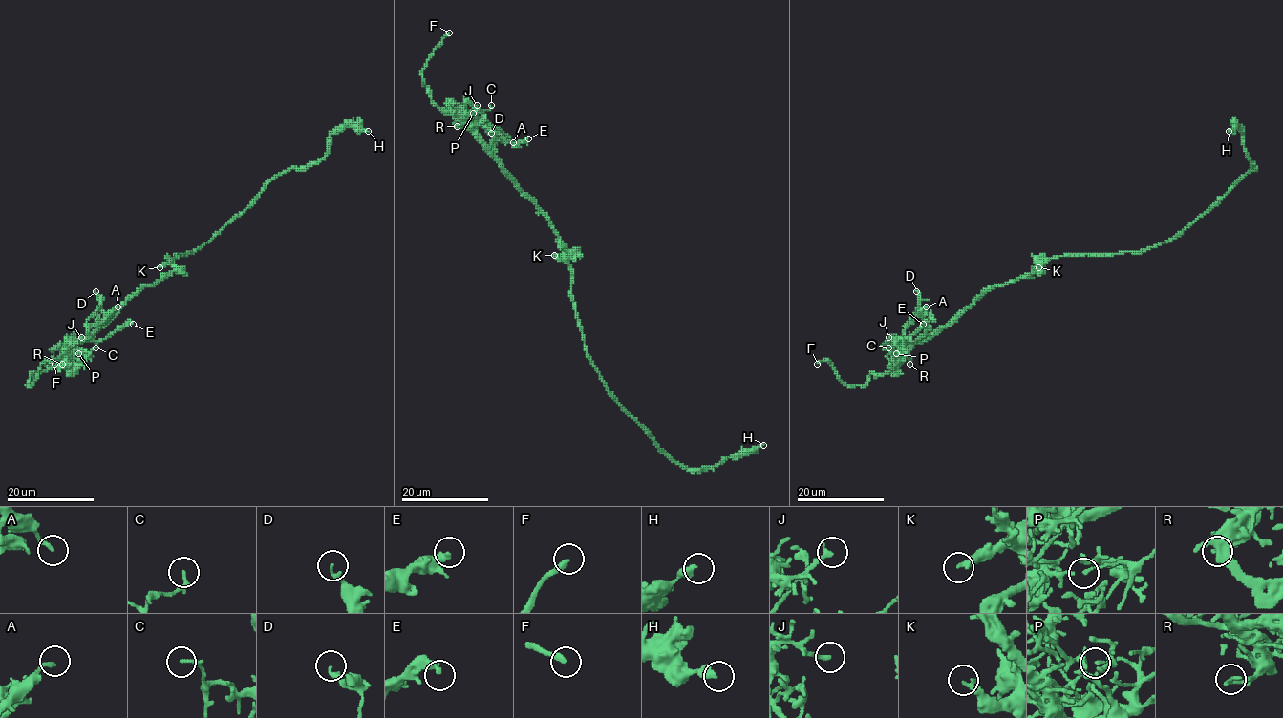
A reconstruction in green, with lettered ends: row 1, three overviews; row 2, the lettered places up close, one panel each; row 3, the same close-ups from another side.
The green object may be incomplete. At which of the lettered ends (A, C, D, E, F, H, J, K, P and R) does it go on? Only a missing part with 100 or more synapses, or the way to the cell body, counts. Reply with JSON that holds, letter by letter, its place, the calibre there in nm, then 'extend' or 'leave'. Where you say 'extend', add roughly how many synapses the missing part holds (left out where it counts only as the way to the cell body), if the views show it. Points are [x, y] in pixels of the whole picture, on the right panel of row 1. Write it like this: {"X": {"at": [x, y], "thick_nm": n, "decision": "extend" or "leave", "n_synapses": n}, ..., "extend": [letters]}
{"A": {"at": [926, 306], "thick_nm": 200, "decision": "leave"}, "C": {"at": [888, 348], "thick_nm": 180, "decision": "leave"}, "D": {"at": [916, 291], "thick_nm": 180, "decision": "leave"}, "E": {"at": [923, 324], "thick_nm": 240, "decision": "leave"}, "F": {"at": [817, 364], "thick_nm": 300, "decision": "extend"}, "H": {"at": [1229, 131], "thick_nm": 280, "decision": "leave"}, "J": {"at": [888, 337], "thick_nm": 240, "decision": "leave"}, "K": {"at": [1038, 267], "thick_nm": 260, "decision": "leave"}, "P": {"at": [896, 353], "thick_nm": 130, "decision": "leave"}, "R": {"at": [909, 364], "thick_nm": 180, "decision": "leave"}, "extend": ["F"]}

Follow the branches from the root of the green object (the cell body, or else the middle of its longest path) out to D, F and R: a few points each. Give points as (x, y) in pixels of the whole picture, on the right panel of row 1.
D: (1060, 255), (1046, 259), (1030, 274), (990, 287), (924, 340), (907, 341), (906, 324), (920, 306), (916, 291)
F: (1060, 255), (990, 287), (915, 343), (893, 369), (871, 373), (865, 384), (847, 386), (826, 360), (817, 364)
R: (1060, 255), (1046, 259), (1030, 274), (986, 289), (945, 326), (920, 340), (908, 350), (909, 364)

